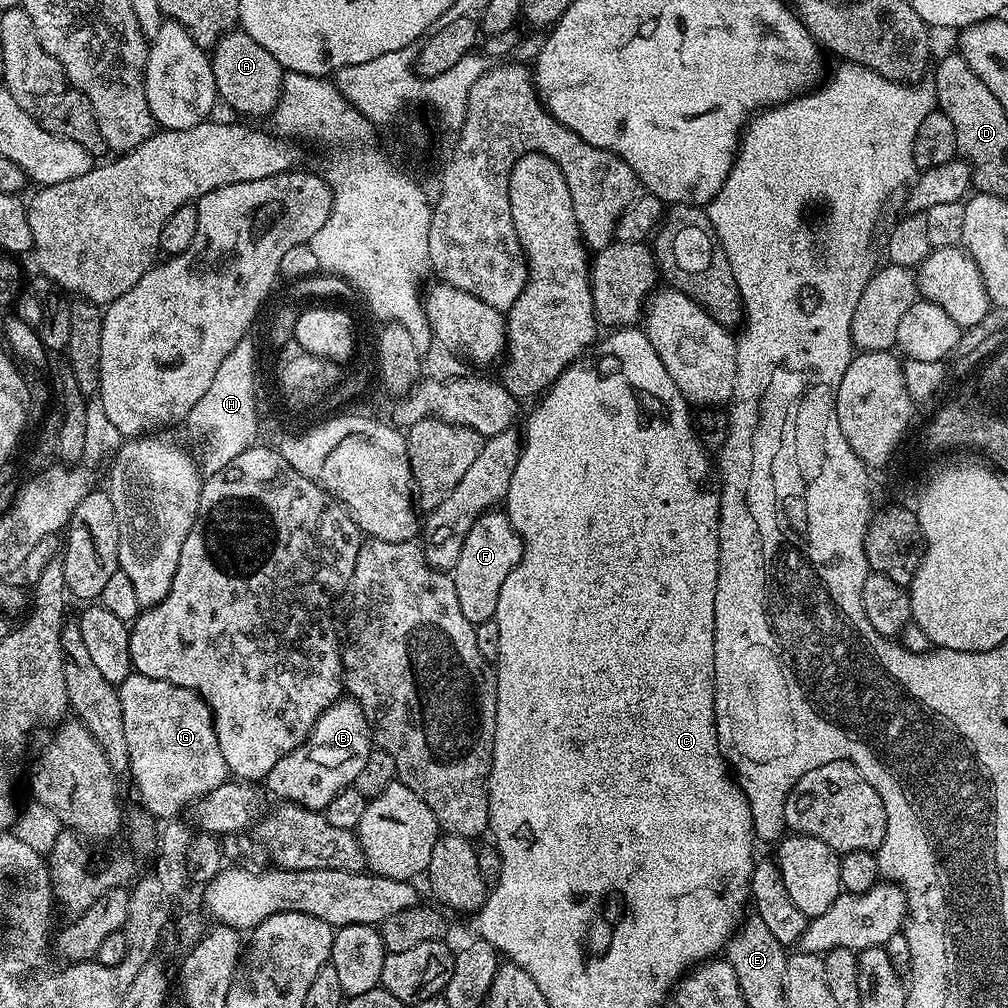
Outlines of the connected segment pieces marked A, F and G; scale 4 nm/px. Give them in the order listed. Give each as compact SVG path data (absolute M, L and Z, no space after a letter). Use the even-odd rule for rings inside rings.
M242 30L224 35L212 49L212 68L219 99L232 109L248 116L271 115L281 92L283 68L268 50Z
M504 510L484 512L470 526L466 542L462 542L462 554L450 575L458 594L458 606L471 624L478 625L495 617L498 610L498 594L502 594L502 582L510 578L510 570L518 566L524 553L524 539L516 533Z
M133 671L132 675L118 686L122 706L122 726L126 736L128 751L127 775L132 776L132 784L136 787L136 796L140 799L139 807L149 812L157 821L168 822L180 811L205 796L210 790L222 786L229 779L226 758L222 758L222 750L218 750L216 726L212 723L212 712L208 704L189 688L174 686L158 678L146 678Z

